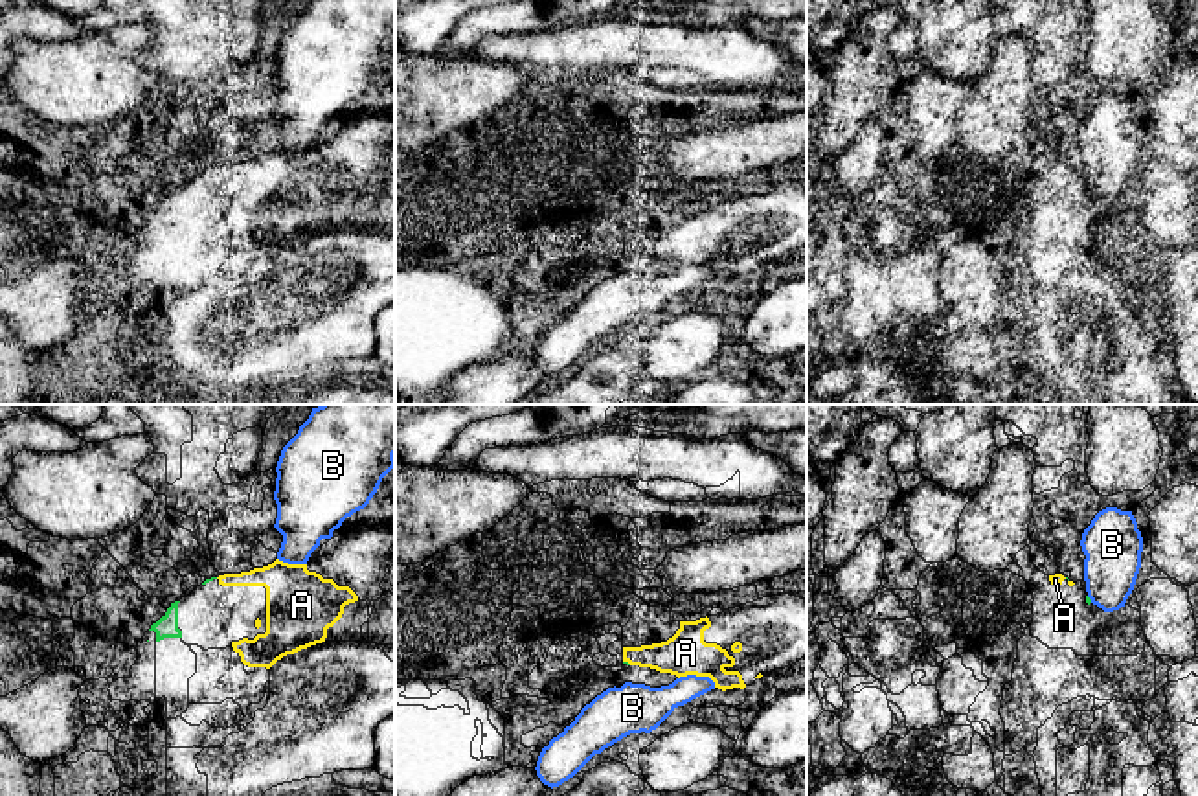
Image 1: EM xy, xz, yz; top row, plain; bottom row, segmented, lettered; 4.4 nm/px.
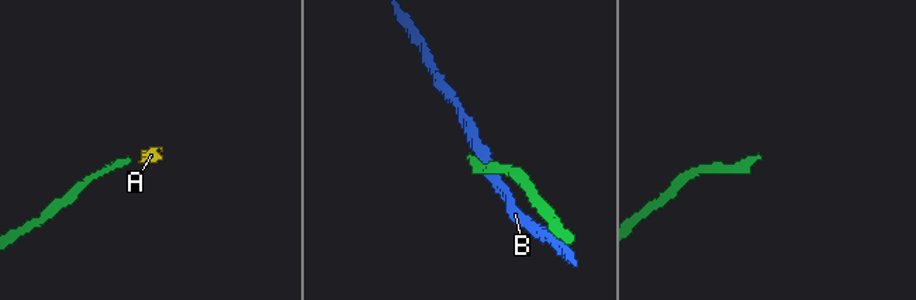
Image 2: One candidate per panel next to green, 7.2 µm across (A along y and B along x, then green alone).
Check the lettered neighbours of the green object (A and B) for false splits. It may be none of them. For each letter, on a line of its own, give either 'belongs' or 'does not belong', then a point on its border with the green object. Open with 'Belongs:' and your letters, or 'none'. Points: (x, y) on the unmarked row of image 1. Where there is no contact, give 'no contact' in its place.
Belongs: A
A: belongs; contact xz (627, 250)
B: does not belong; contact yz (1090, 188)

